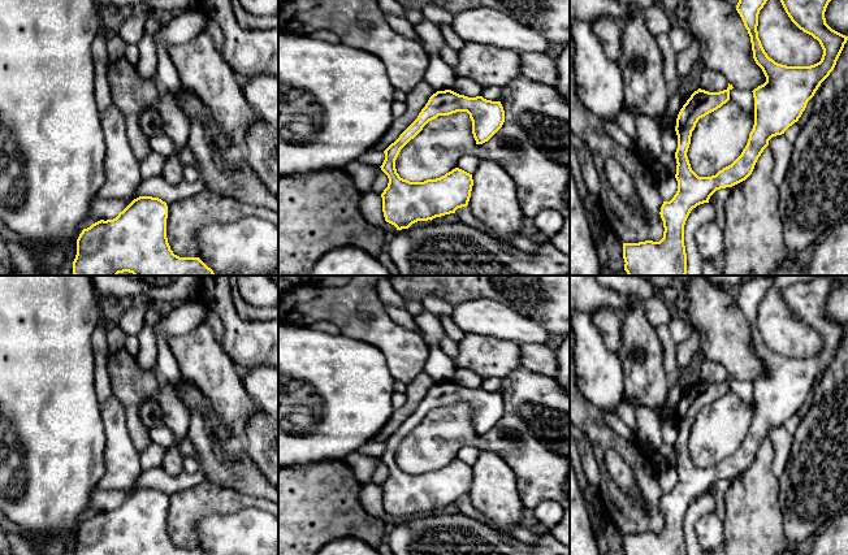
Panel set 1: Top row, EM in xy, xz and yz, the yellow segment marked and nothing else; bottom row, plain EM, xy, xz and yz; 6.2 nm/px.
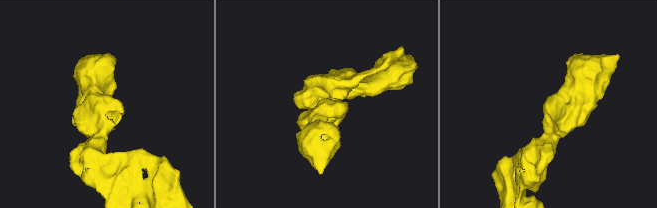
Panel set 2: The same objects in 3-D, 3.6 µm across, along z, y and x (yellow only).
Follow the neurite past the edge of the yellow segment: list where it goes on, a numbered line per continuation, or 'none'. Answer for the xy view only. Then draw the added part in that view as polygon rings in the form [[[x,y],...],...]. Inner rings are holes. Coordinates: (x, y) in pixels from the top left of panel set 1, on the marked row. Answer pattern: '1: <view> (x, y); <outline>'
1: xy (250, 246); [[[261,218],[212,222],[196,234],[198,257],[213,270],[234,276],[269,276],[278,266],[278,229]]]

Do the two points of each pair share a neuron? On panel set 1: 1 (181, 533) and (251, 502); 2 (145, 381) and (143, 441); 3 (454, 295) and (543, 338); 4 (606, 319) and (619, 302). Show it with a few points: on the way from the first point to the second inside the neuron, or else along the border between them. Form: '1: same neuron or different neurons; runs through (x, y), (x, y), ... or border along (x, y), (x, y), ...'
1: same neuron; runs through (194, 515), (207, 502), (233, 502)
2: same neuron; runs through (133, 395), (133, 420), (135, 426)
3: different neurons; border along (496, 300), (466, 299), (453, 307)
4: different neurons; border along (589, 315), (602, 308), (611, 308), (619, 316)

